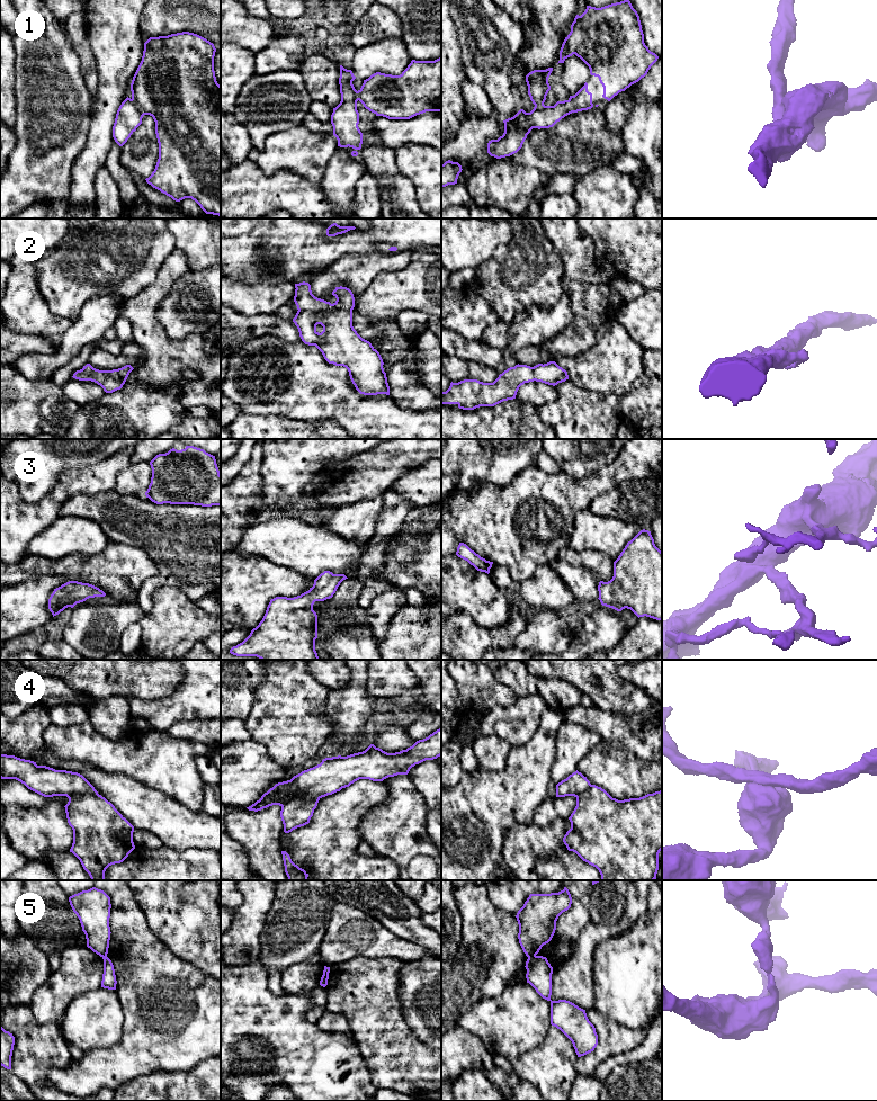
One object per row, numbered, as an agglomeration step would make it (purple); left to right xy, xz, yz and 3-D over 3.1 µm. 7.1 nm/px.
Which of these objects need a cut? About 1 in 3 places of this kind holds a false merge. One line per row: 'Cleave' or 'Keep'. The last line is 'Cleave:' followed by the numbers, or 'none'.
1: Keep
2: Keep
3: Keep
4: Cleave
5: Cleave
Cleave: 4, 5

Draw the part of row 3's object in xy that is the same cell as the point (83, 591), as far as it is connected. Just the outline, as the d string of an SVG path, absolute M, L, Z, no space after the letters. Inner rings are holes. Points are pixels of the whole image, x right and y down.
M69 581L54 589L48 599L48 609L53 617L65 608L73 608L77 603L83 602L89 598L105 597L106 593L99 588L78 581Z

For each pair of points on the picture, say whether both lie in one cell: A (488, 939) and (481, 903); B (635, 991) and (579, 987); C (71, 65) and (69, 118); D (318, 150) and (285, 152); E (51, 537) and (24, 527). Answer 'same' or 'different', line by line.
A: same
B: different
C: same
D: same
E: different

